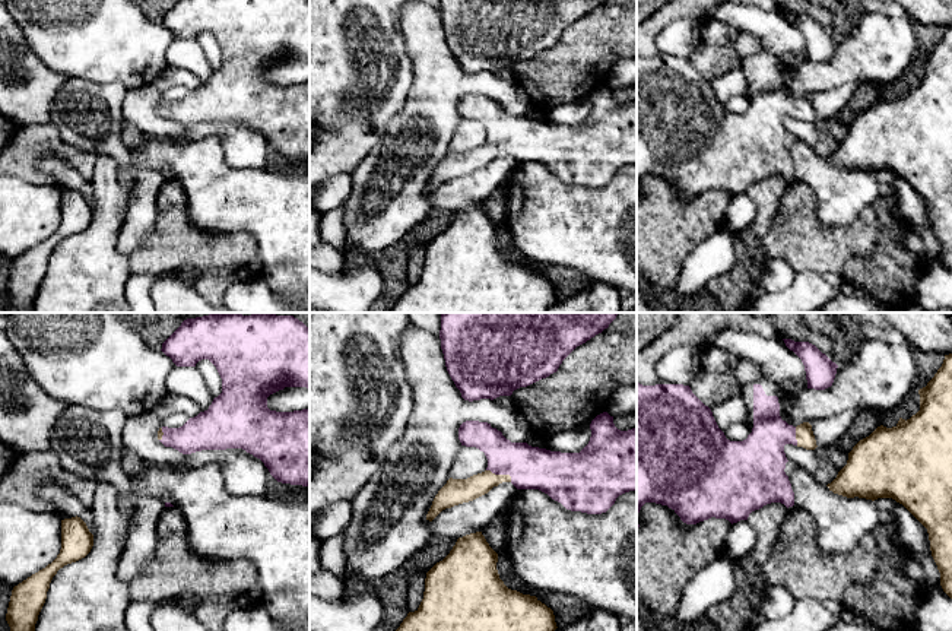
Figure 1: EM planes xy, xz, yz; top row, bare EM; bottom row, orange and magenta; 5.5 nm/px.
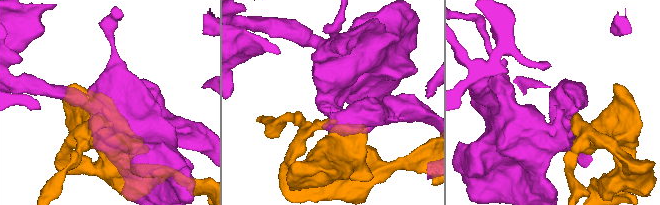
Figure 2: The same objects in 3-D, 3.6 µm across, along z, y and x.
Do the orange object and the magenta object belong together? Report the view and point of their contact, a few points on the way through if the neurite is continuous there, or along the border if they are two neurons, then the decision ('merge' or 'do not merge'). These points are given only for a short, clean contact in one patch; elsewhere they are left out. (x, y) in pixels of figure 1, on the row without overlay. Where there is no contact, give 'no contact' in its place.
contact xz (501, 148); way xz (459, 164), (501, 148), (508, 140), (530, 140); merge

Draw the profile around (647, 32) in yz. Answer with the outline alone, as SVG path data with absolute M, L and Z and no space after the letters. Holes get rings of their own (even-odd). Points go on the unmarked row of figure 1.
M672 0L637 25L637 56L642 58L659 57L656 39L663 28L679 19L692 19L705 25L710 22L710 10L724 1L751 4L765 10L777 9L774 0Z

